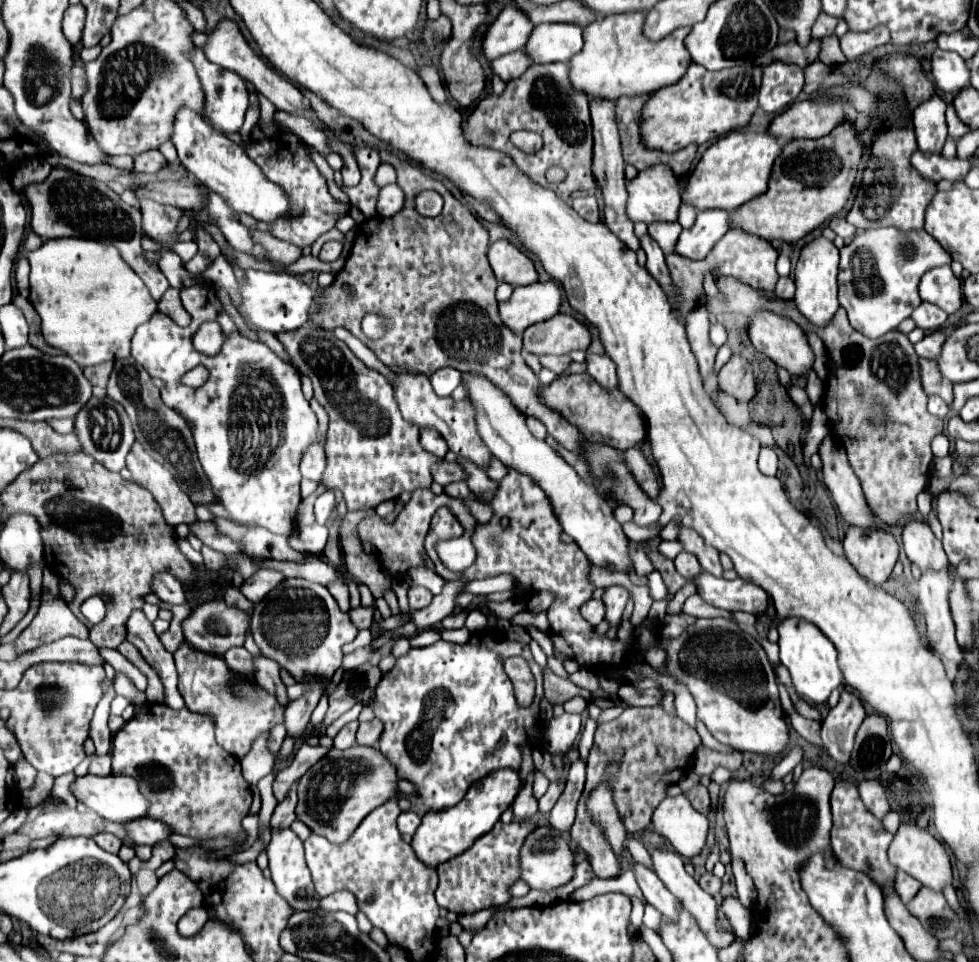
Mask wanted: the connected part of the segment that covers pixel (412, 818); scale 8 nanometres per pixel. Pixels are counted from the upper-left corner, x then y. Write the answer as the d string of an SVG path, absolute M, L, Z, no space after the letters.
M401 812L399 818L397 818L397 824L399 824L399 832L401 834L413 836L415 830L417 830L417 826L421 824L421 818L415 812Z

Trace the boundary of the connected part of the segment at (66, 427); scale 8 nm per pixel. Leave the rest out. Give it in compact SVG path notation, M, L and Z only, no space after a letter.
M49 419L46 421L55 431L67 434L74 431L73 419Z

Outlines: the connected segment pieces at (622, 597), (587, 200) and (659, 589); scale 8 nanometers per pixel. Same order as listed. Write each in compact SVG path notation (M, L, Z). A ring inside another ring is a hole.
M623 586L605 588L605 592L603 592L603 602L607 606L605 620L609 620L613 626L621 622L621 614L623 614L623 608L627 604L627 598L629 598L629 592Z
M593 194L585 196L585 198L575 198L571 200L573 210L577 210L579 216L583 216L589 222L599 222L599 206L597 206L597 198Z
M657 570L649 572L645 578L647 578L647 586L649 586L649 596L653 600L663 600L669 596L669 590L667 590L667 586L665 586L665 582Z

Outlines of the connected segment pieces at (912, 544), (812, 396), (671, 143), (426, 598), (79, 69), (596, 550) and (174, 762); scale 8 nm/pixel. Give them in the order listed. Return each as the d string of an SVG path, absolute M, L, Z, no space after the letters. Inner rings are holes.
M907 520L903 526L901 538L903 538L903 548L907 552L907 558L911 562L915 562L921 570L933 568L933 570L941 570L945 566L951 566L941 540L935 538L935 534L931 532L931 528L923 522L923 520Z
M812 369L807 376L806 392L813 406L816 406L820 401L822 391L823 383L816 372Z
M691 64L679 82L649 94L641 114L641 144L645 144L645 148L677 152L689 144L701 146L709 140L717 140L729 132L745 128L757 110L759 82L761 70L757 66L709 72L699 64Z
M411 586L409 588L409 608L411 610L421 610L425 606L429 606L433 600L433 594L423 588L423 586Z
M75 66L75 68L73 68L73 96L75 96L77 100L81 100L81 96L85 94L85 88L87 88L85 70L83 70L83 66Z
M461 372L461 376L461 384L467 390L467 398L475 408L477 432L487 444L487 448L493 452L493 456L499 458L507 468L529 476L533 484L537 484L545 492L551 506L555 508L555 516L563 532L567 532L577 542L577 546L593 564L603 568L607 564L613 564L613 570L627 572L631 566L631 560L627 556L629 540L621 524L615 520L611 504L607 500L601 500L601 496L597 496L597 488L583 482L573 470L573 466L569 466L557 450L553 450L547 442L539 442L529 432L525 424L527 416L513 406L505 392L485 380L485 376L473 376L473 372Z
M143 704L137 706L135 716L125 722L125 726L113 734L113 774L133 776L141 784L141 794L149 800L149 816L161 820L173 828L175 834L183 834L197 840L227 838L233 842L233 848L241 848L247 842L243 838L245 830L241 820L249 814L251 808L251 788L241 776L241 764L235 756L229 756L215 742L215 726L207 716L183 710L173 710L165 704Z

